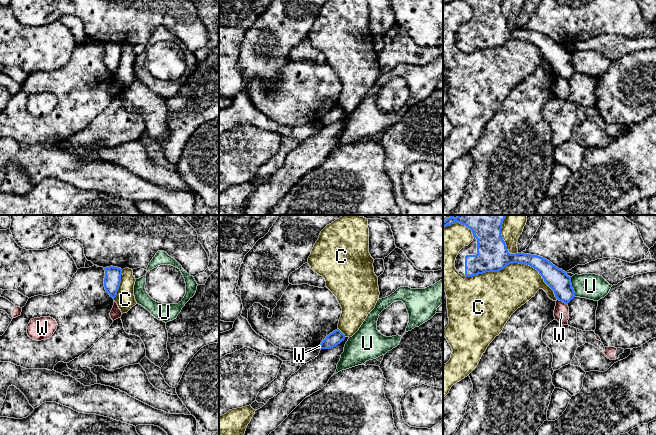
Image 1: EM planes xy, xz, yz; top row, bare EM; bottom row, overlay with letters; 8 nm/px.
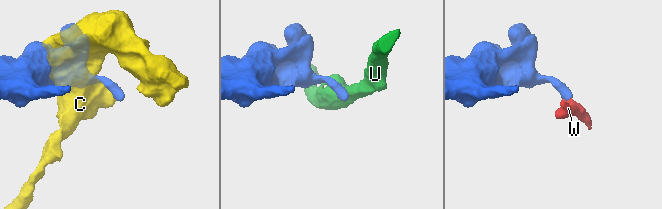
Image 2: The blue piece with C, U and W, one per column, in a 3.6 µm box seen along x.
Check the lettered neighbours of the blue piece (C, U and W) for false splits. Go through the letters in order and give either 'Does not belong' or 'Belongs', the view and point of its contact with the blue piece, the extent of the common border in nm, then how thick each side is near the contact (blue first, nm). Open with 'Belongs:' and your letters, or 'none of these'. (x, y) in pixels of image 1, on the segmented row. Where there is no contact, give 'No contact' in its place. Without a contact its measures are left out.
Belongs: none of these
C: Does not belong. Touches blue at yz (515, 262). Shared border 750 nm. Thickness 260 nm (blue) against 340 nm
U: Does not belong. Touches blue at yz (571, 287). Shared border 170 nm. Thickness 170 nm (blue) against 200 nm
W: Does not belong. Touches blue at yz (562, 301). Shared border 90 nm. Thickness 170 nm (blue) against 130 nm

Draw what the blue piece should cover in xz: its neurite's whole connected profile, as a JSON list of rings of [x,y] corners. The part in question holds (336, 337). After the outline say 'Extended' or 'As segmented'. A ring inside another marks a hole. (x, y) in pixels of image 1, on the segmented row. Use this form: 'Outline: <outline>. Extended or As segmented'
Outline: [[[337,329],[330,333],[328,336],[326,336],[324,340],[322,340],[320,348],[331,349],[344,341],[344,339],[345,335],[339,329]]]. As segmented

